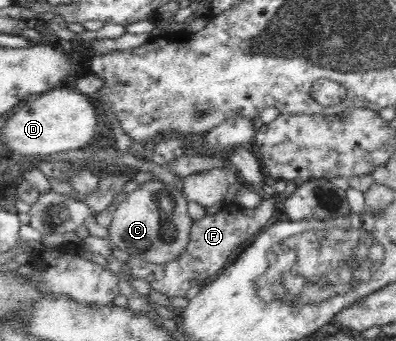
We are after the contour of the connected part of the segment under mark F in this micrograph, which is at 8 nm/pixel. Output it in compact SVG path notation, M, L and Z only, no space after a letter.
M270 198L262 199L255 209L246 208L236 202L225 203L216 214L206 213L201 219L194 221L190 228L190 240L184 252L168 264L152 264L144 262L141 257L130 257L127 260L132 276L142 278L151 288L167 295L185 296L187 290L198 282L207 282L215 278L224 266L230 263L232 252L246 239L258 234L276 214L276 204Z

